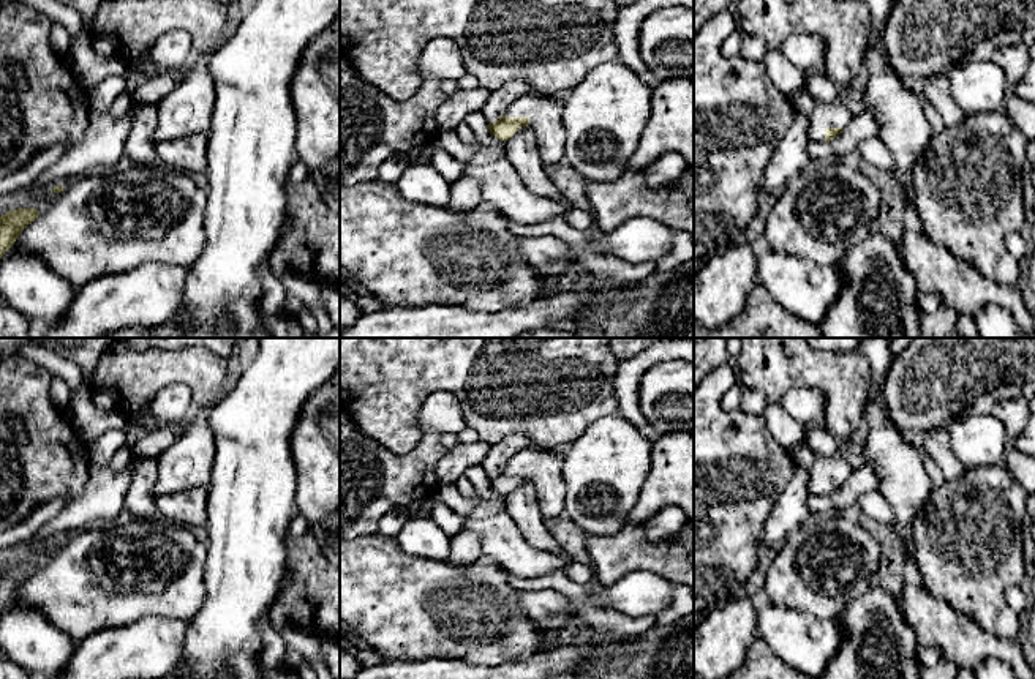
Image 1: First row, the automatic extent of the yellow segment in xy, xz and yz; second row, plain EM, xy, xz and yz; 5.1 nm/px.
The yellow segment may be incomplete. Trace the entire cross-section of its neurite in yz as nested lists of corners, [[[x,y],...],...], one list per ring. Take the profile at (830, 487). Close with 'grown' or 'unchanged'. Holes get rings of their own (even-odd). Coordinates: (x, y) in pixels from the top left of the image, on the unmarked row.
[[[803,444],[788,453],[796,469],[806,471],[811,494],[819,497],[830,496],[839,490],[853,469],[841,452],[822,456],[814,453],[807,444]]]; grown

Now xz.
[[[531,444],[504,464],[499,474],[488,477],[490,486],[509,494],[520,485],[531,485],[545,521],[566,513],[566,483],[563,480],[564,448],[544,448]]]; grown

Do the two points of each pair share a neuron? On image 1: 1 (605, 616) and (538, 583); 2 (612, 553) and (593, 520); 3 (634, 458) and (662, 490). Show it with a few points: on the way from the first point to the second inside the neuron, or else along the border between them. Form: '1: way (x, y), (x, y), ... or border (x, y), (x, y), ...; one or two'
1: way (588, 608), (563, 583), (555, 583); one
2: border (626, 523), (610, 536), (587, 537); two
3: border (653, 442), (648, 476), (632, 507); two

